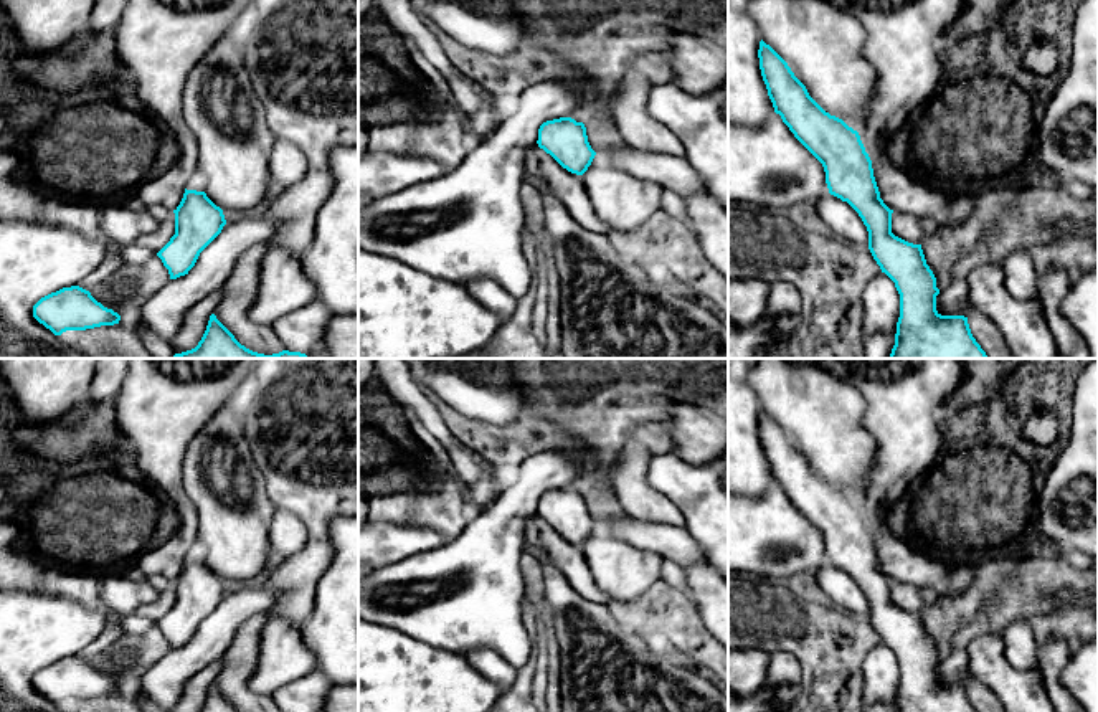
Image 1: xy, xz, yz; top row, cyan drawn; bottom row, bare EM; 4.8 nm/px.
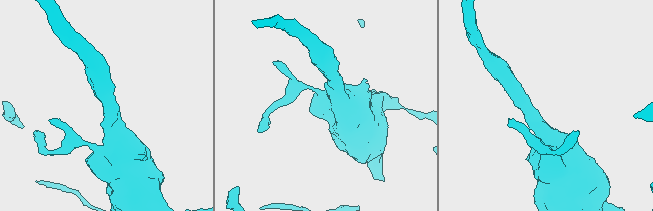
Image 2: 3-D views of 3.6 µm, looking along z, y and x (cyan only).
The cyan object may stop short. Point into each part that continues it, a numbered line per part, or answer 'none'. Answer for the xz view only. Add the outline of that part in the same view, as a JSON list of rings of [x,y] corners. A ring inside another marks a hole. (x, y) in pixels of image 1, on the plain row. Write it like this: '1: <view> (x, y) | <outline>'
none

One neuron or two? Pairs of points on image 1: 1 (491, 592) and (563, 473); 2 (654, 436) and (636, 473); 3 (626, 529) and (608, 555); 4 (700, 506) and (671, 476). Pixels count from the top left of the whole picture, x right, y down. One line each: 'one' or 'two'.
1: one
2: two
3: two
4: one

